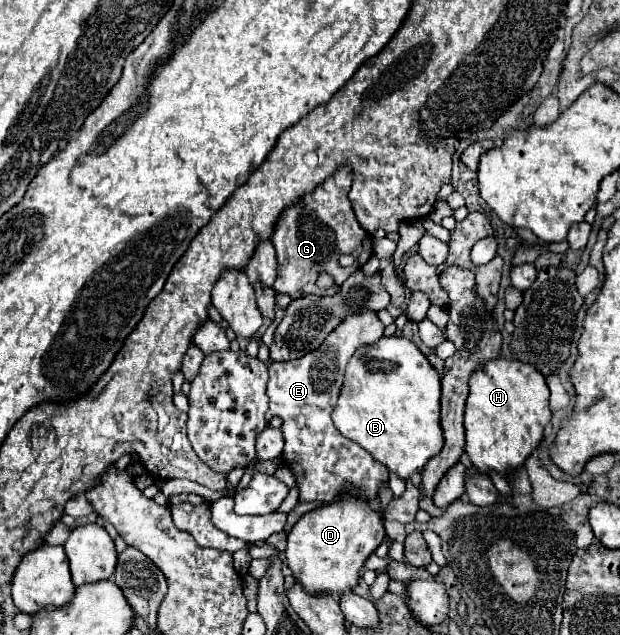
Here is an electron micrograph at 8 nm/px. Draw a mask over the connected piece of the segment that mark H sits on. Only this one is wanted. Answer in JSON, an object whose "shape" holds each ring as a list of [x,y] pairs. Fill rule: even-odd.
{"shape":[[[494,358],[486,364],[478,366],[474,374],[470,376],[470,394],[466,400],[466,414],[464,414],[464,428],[466,428],[466,454],[472,460],[472,466],[476,470],[482,470],[484,474],[488,470],[496,470],[500,474],[508,474],[508,470],[516,470],[524,464],[524,460],[536,450],[536,446],[542,440],[544,428],[550,422],[550,408],[548,398],[550,390],[546,386],[546,380],[542,374],[520,360],[508,360],[508,358]]]}

